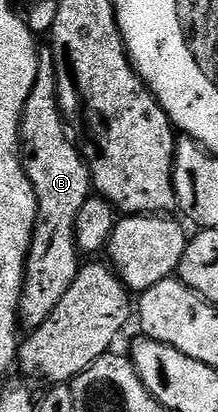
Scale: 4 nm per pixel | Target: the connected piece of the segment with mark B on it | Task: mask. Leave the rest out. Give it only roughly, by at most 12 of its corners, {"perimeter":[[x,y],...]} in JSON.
{"perimeter":[[41,50],[20,114],[36,198],[18,316],[54,313],[78,277],[76,218],[93,194]]}

